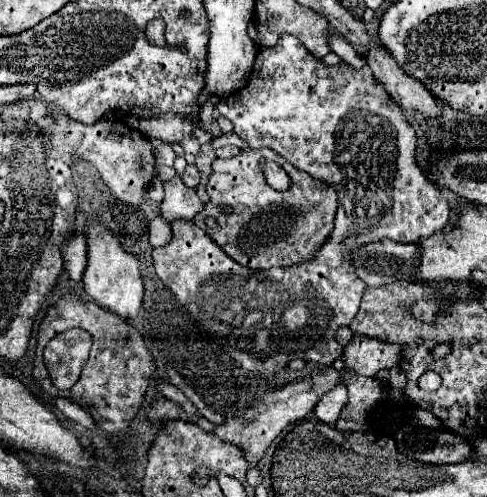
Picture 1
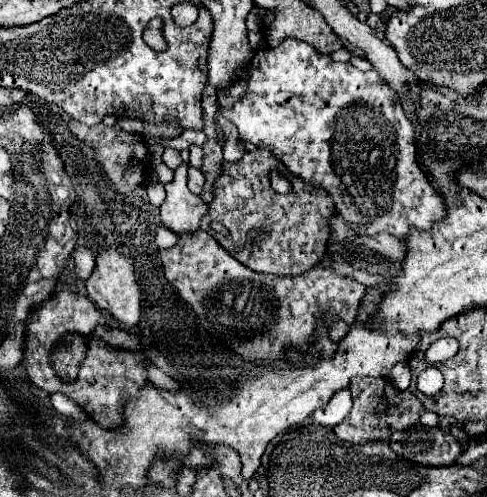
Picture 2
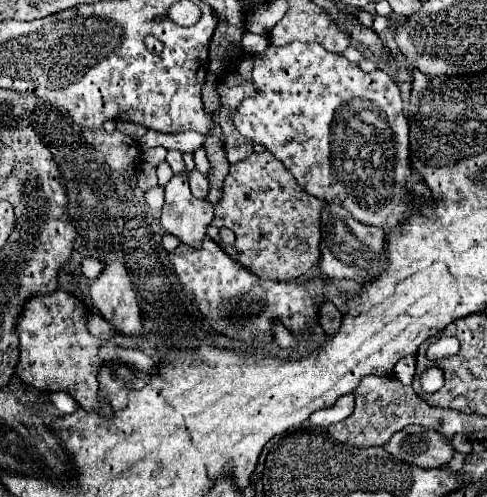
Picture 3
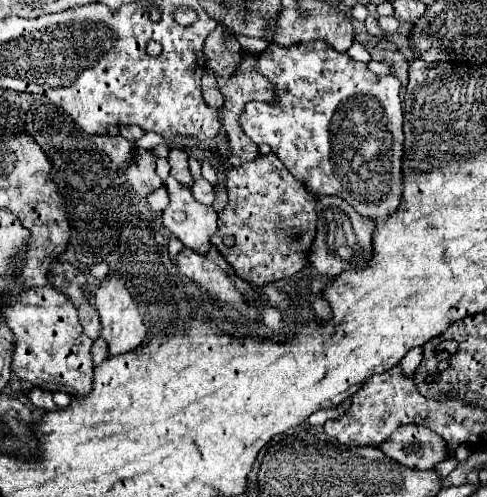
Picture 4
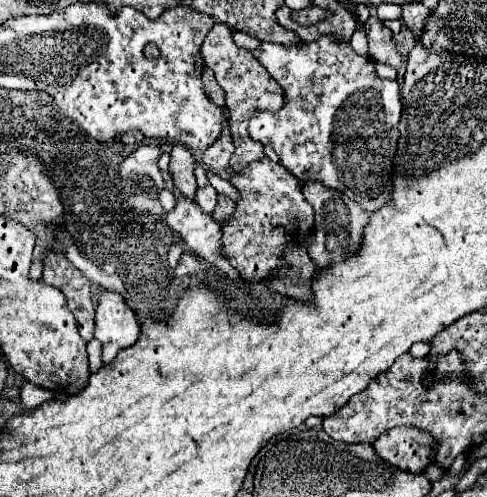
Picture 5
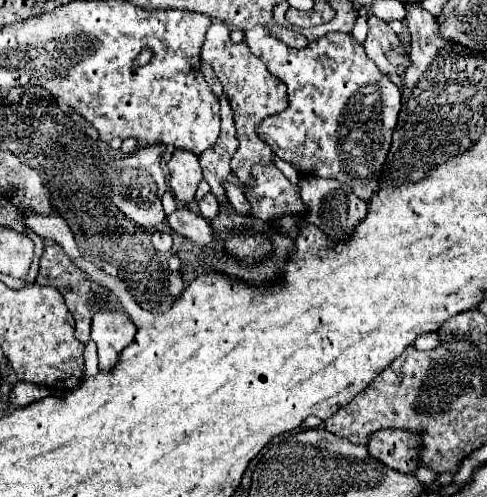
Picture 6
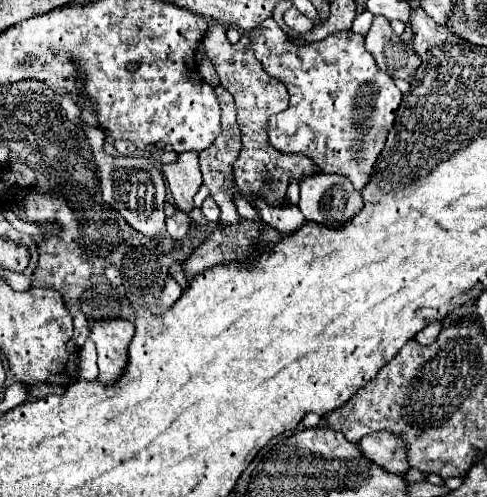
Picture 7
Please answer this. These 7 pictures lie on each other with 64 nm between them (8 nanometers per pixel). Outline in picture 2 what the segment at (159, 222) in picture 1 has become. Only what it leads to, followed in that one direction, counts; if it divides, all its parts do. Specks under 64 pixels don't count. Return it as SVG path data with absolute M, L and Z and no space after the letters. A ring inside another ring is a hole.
M158 228L158 232L156 232L156 244L160 248L172 248L172 244L176 244L176 240L178 240L178 236L174 232L170 232L168 228Z

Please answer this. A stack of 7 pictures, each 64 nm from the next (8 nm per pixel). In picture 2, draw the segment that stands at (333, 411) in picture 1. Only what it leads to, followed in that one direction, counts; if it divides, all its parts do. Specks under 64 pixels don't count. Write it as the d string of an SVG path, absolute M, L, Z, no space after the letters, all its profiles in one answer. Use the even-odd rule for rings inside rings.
M340 390L332 396L332 400L324 408L316 410L312 417L316 424L322 426L336 426L340 420L348 416L352 410L352 396L348 390Z

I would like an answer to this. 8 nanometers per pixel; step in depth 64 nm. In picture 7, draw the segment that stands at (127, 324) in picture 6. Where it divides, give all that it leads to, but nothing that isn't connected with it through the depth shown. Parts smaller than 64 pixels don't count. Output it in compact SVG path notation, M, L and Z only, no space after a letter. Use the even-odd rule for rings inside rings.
M100 320L92 324L90 338L98 350L100 382L104 386L114 384L128 366L128 346L134 336L134 324L130 320Z

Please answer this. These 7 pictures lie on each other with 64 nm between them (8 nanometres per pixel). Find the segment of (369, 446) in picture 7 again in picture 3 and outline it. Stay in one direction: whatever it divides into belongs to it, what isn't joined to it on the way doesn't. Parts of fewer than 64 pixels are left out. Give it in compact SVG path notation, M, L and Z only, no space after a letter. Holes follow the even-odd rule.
M408 426L396 432L384 450L420 468L442 468L454 456L452 444L440 432L424 426Z

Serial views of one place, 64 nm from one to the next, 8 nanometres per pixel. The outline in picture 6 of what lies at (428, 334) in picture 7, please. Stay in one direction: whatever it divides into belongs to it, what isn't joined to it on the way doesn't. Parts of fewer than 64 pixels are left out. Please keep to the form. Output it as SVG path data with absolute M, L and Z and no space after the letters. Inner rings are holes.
M428 332L428 336L418 336L414 340L414 348L420 348L420 350L430 350L430 348L436 348L438 344L440 344L438 332Z

